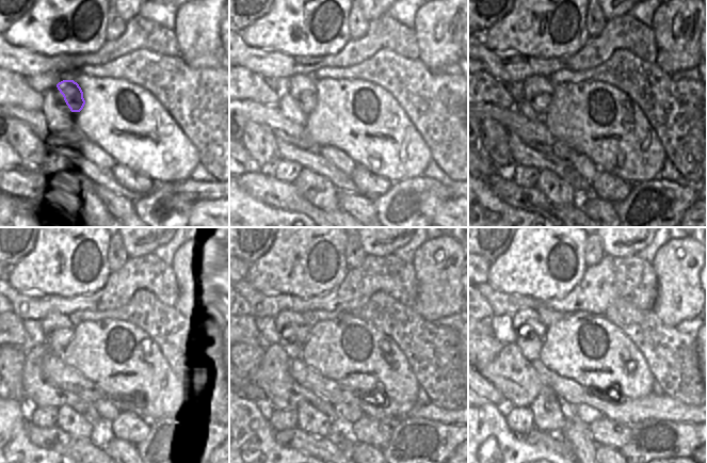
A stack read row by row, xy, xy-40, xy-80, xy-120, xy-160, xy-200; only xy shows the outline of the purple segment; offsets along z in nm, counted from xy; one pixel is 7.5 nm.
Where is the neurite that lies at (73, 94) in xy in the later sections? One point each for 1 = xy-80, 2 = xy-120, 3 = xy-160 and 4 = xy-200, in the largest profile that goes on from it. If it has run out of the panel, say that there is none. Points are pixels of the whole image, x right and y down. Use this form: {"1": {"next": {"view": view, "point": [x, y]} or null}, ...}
{"1": {"next": {"view": "xy-80", "point": [536, 90]}}, "2": {"next": {"view": "xy-120", "point": [58, 330]}}, "3": {"next": {"view": "xy-160", "point": [291, 326]}}, "4": {"next": {"view": "xy-200", "point": [526, 322]}}}

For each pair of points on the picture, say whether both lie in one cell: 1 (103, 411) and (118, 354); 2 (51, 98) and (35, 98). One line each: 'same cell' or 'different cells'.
1: different cells
2: different cells

